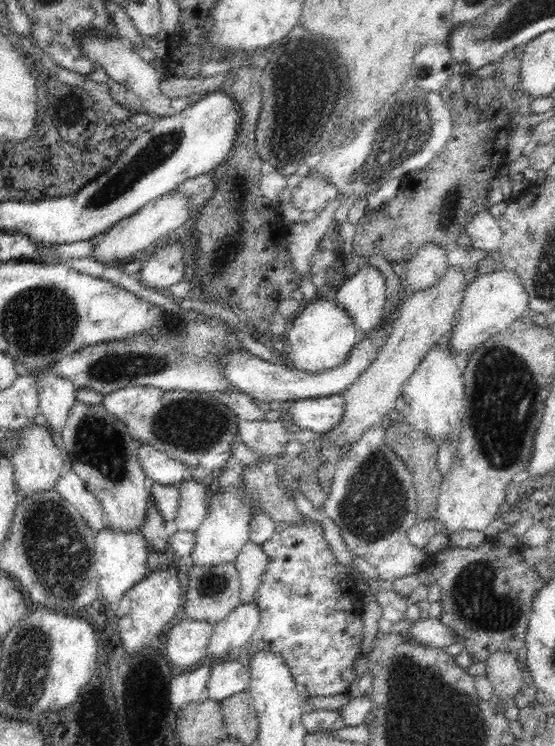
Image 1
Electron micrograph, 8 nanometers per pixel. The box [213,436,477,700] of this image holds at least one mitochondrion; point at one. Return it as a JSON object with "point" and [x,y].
{"point":[373,505]}

